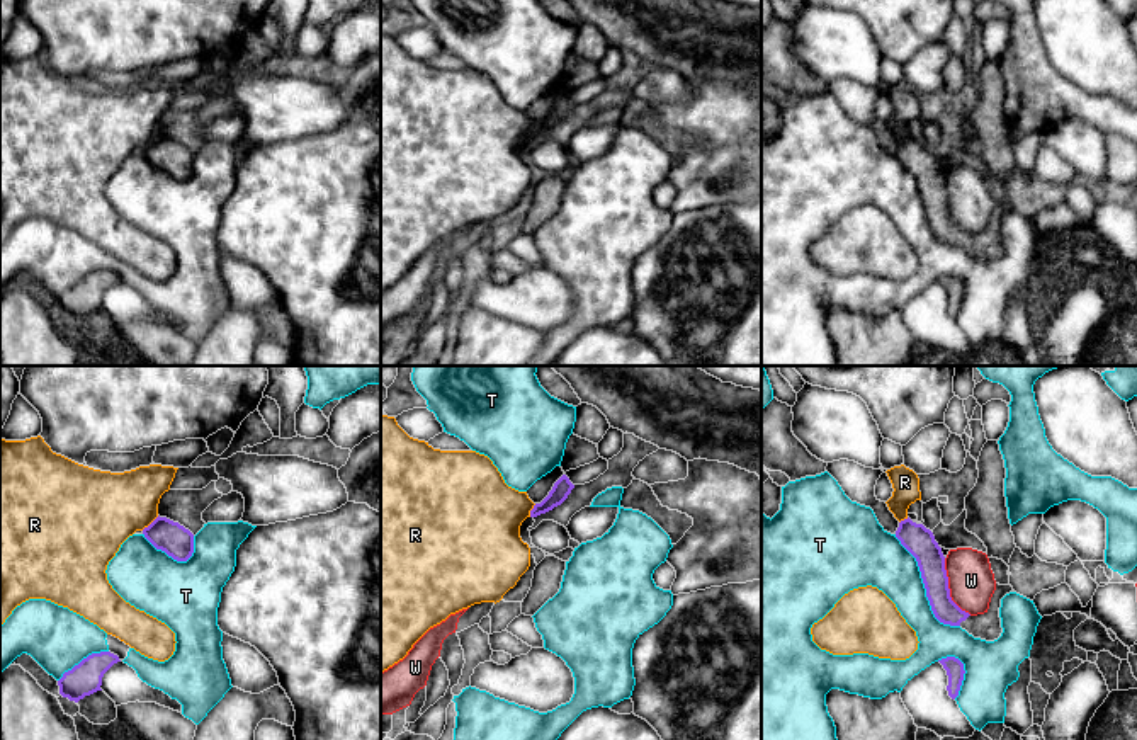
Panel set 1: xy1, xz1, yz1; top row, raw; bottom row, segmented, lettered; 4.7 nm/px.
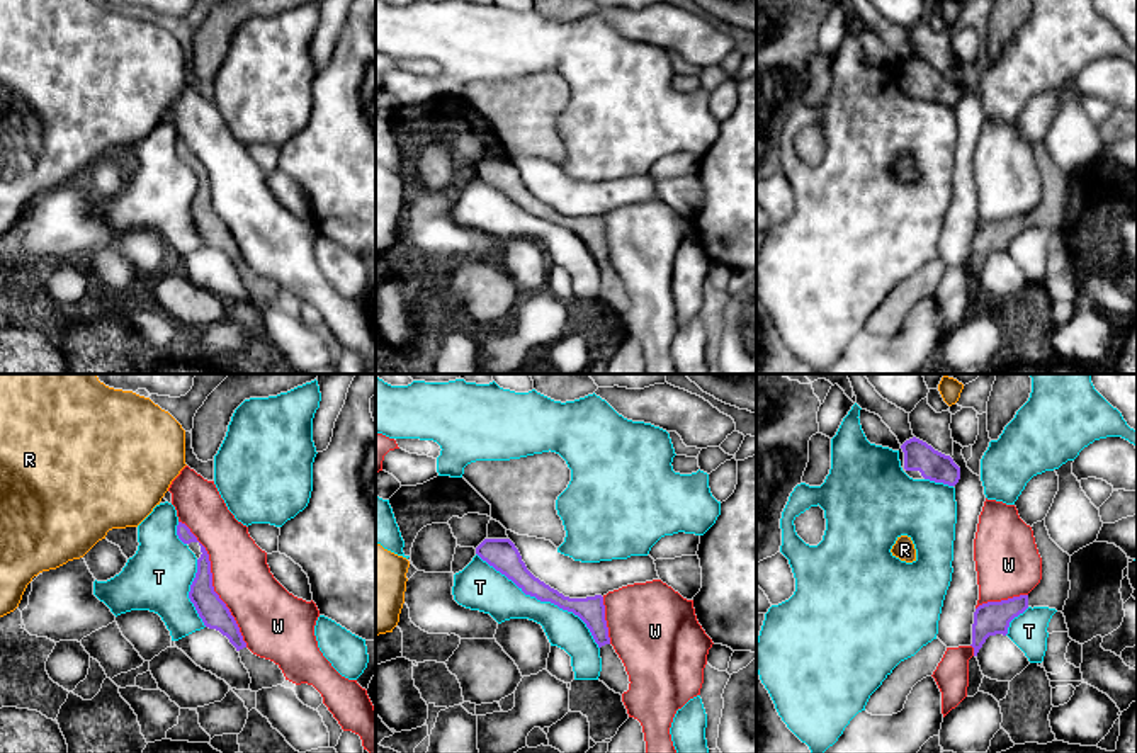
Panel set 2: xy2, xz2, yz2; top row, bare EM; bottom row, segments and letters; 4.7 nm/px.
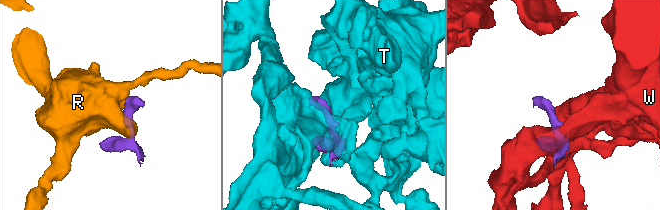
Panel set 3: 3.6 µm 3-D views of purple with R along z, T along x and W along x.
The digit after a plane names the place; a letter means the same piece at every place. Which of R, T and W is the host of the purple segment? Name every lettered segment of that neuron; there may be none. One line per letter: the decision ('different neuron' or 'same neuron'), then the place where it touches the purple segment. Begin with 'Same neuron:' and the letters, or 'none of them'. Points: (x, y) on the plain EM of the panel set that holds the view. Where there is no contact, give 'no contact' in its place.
Same neuron: none of them
R: different neuron; meets purple in xy1 at (152, 142)
T: different neuron; meets purple in xz2 at (543, 220)
W: different neuron; meets purple in xy2 at (211, 203)

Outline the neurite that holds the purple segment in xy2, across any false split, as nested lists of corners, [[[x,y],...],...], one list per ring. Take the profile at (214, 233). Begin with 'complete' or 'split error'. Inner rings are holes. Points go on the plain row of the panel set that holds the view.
split error; [[[178,141],[177,144],[177,155],[184,163],[189,165],[189,168],[197,177],[197,192],[190,204],[189,218],[194,223],[204,245],[209,248],[219,250],[236,267],[236,270],[240,272],[241,282],[250,292],[252,311],[282,304],[286,301],[286,296],[282,289],[279,287],[279,284],[275,284],[270,279],[253,274],[246,267],[246,262],[243,260],[243,255],[240,252],[240,246],[235,236],[231,235],[226,223],[214,211],[211,180],[209,180],[209,173],[206,167],[197,160],[197,156],[190,151],[190,148],[182,141]]]

